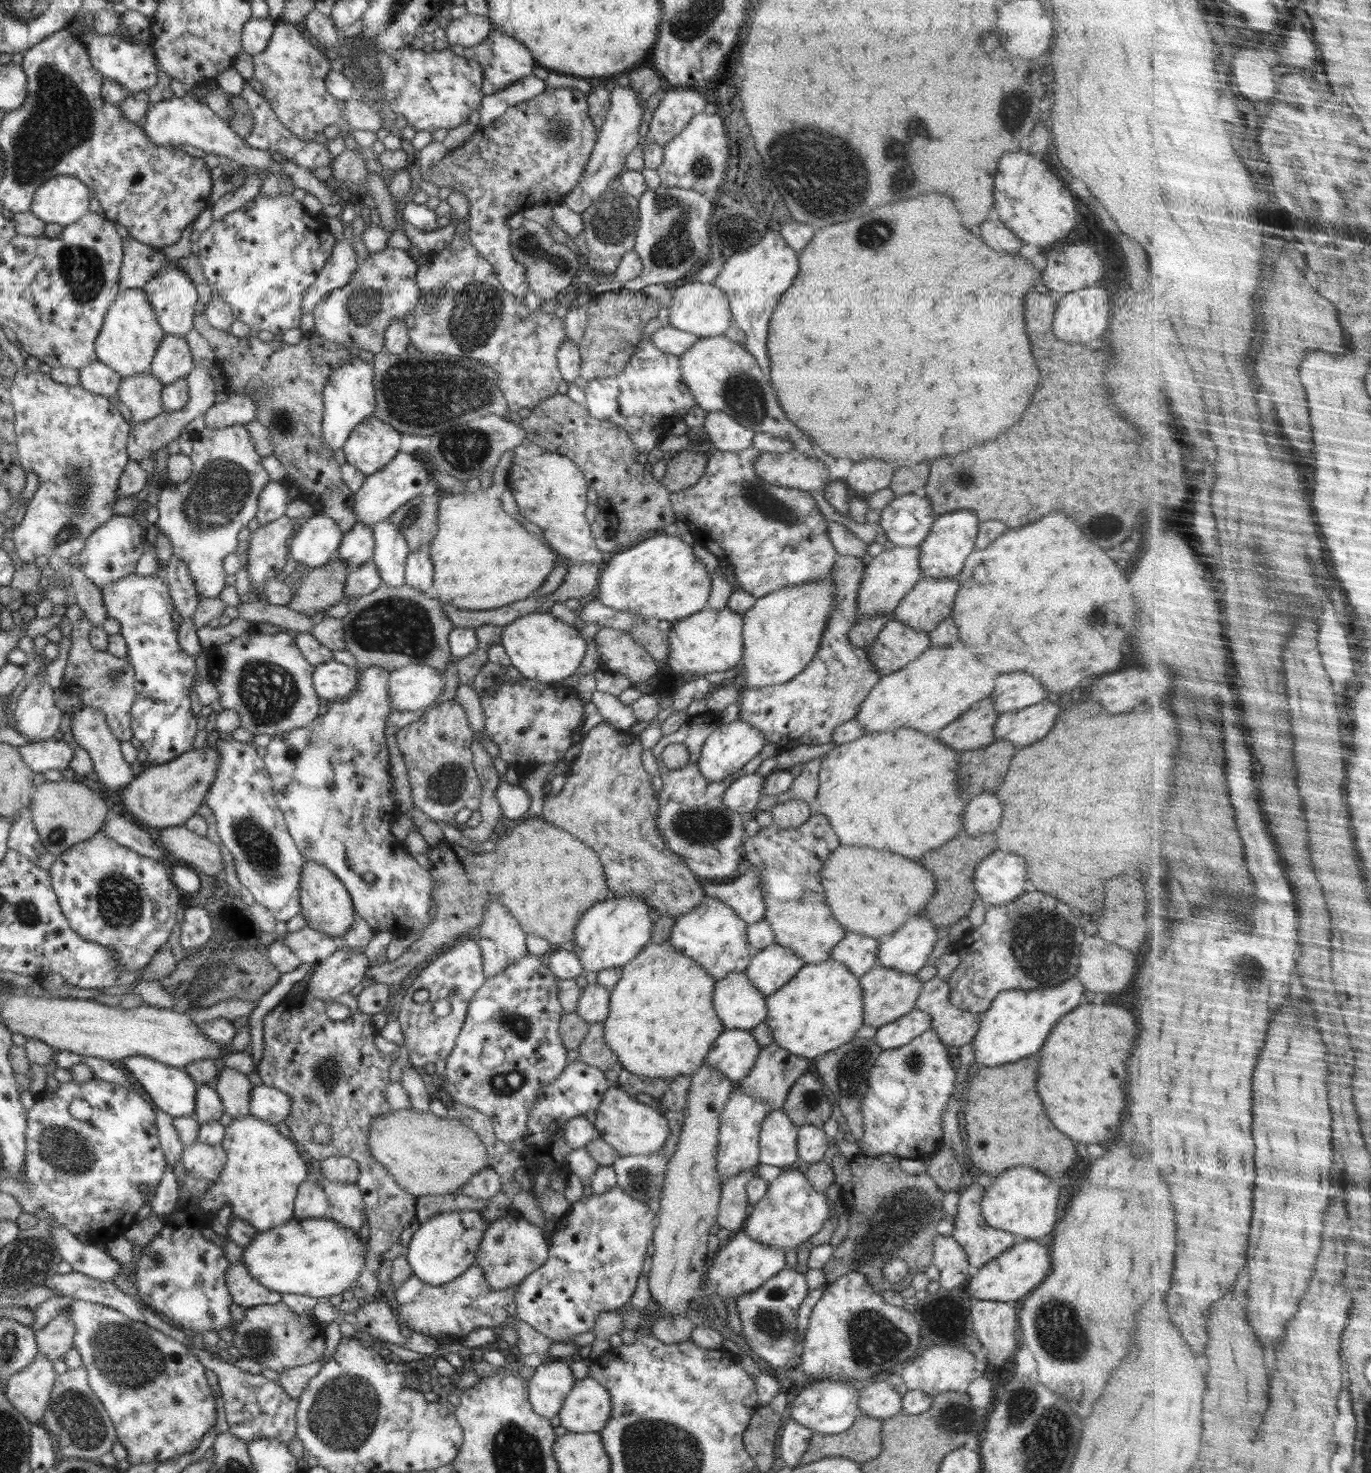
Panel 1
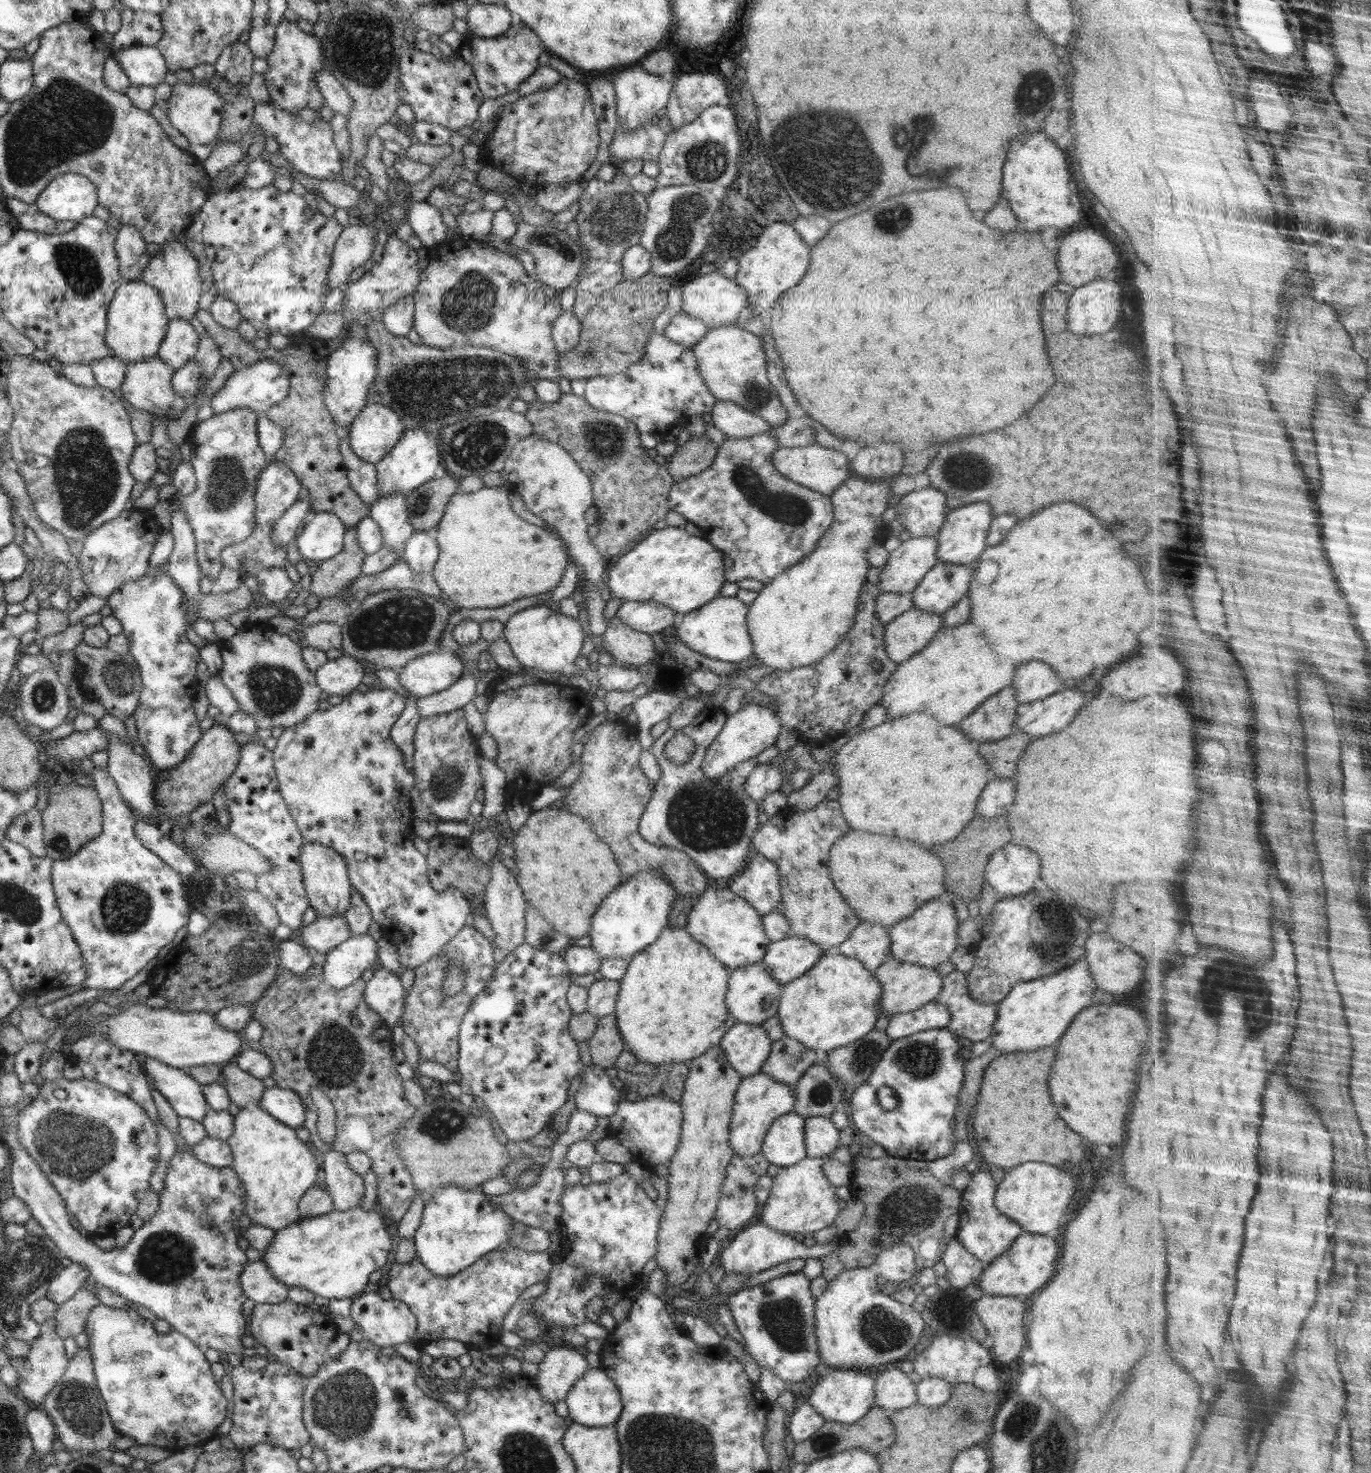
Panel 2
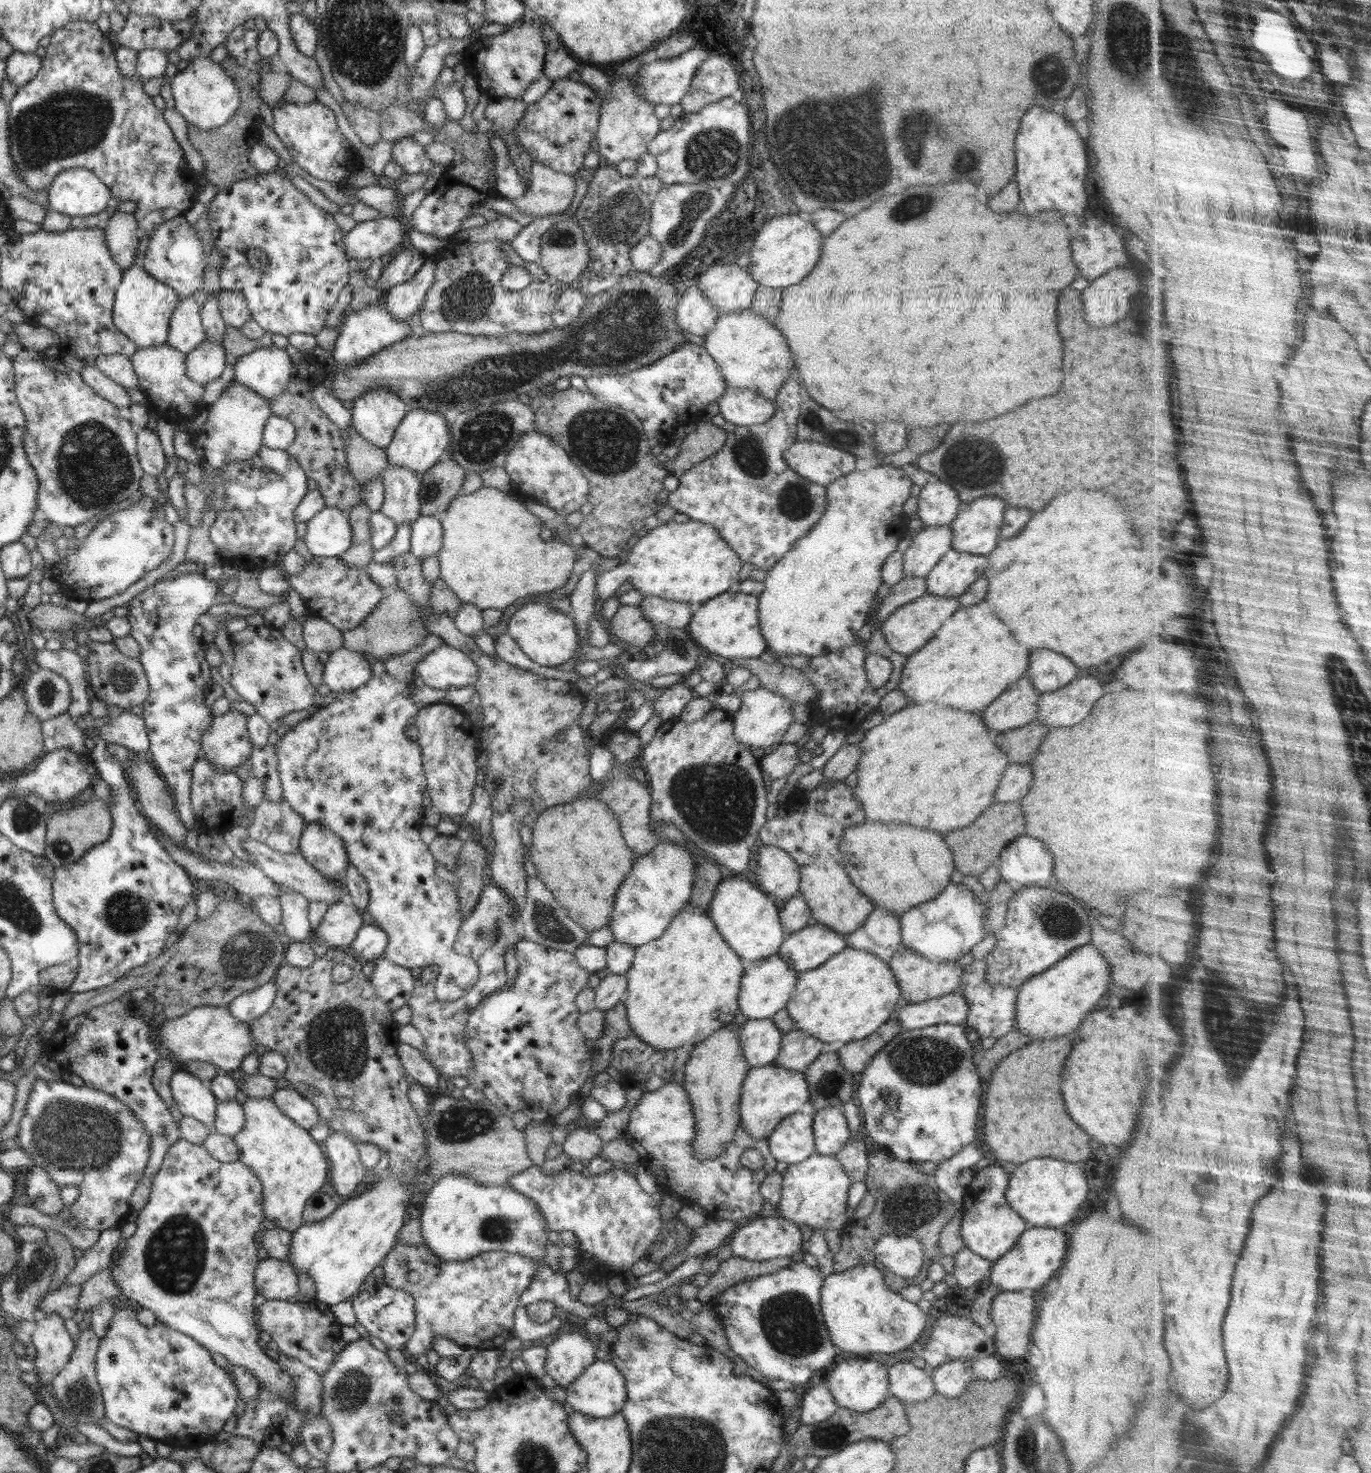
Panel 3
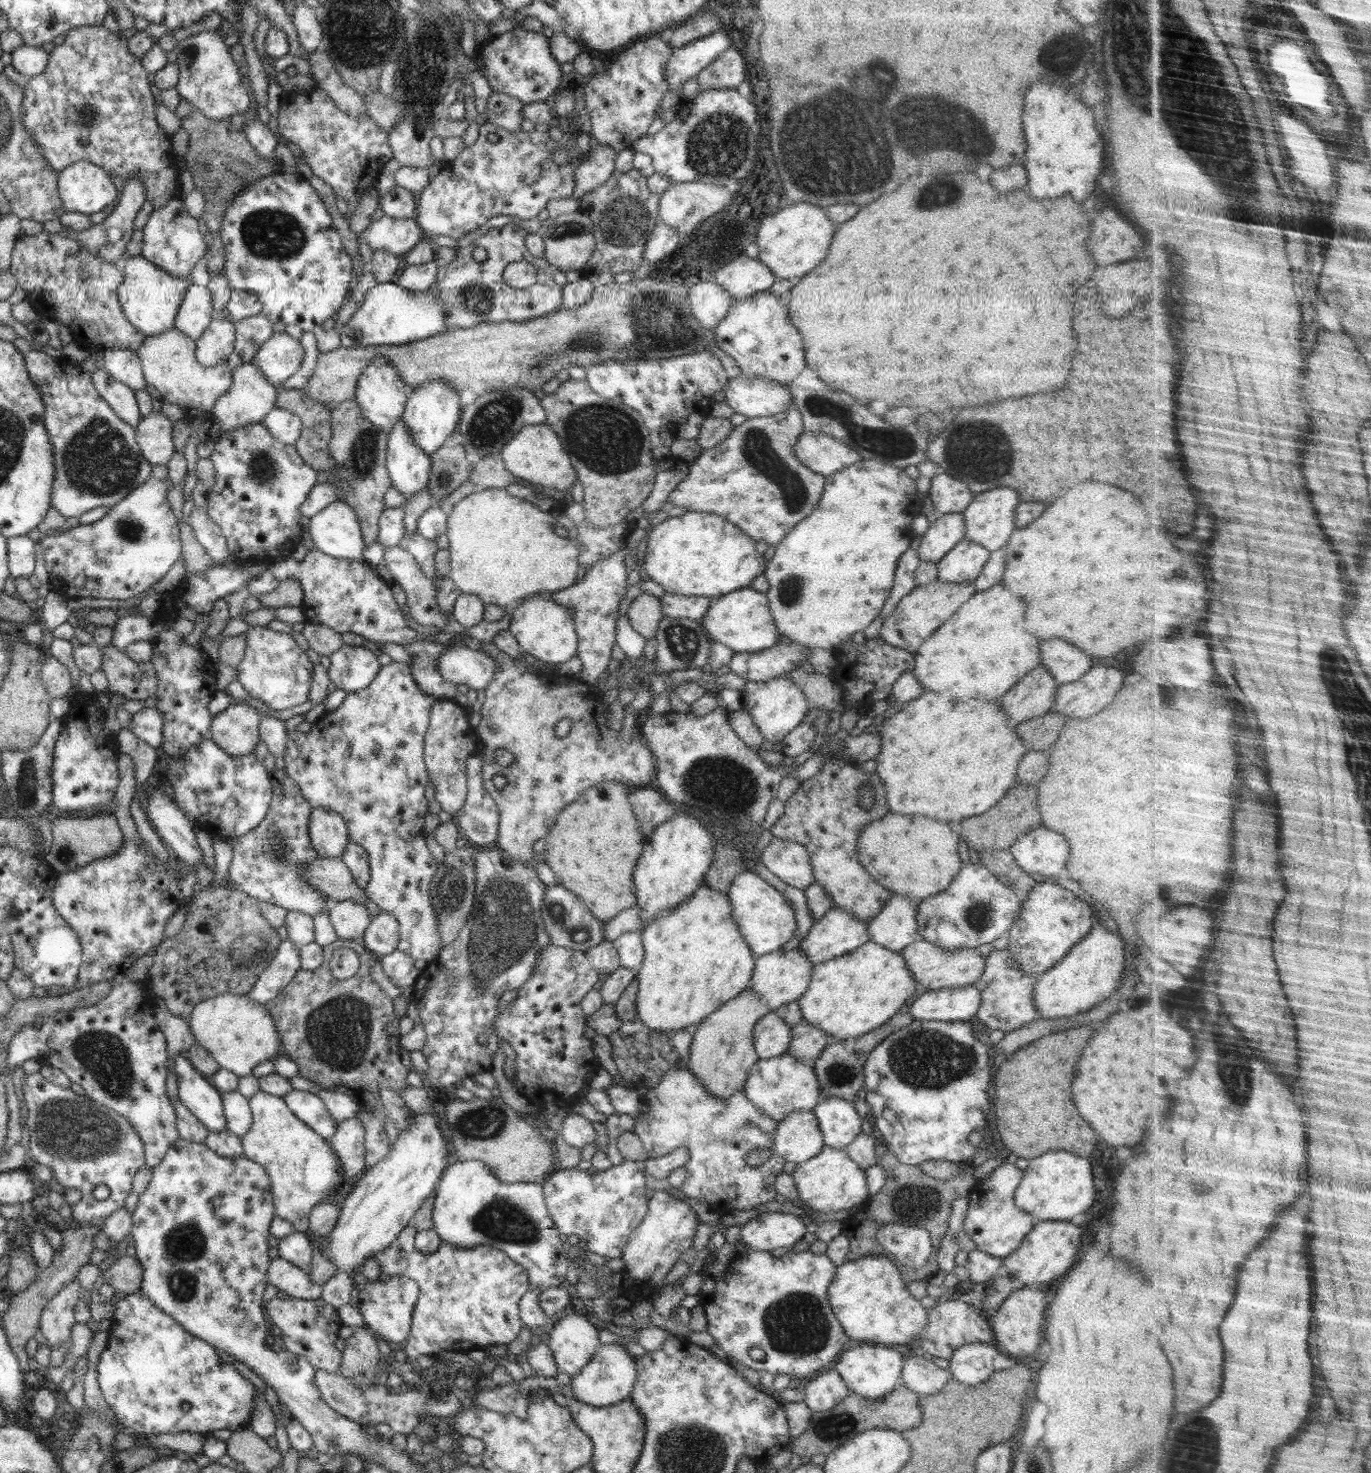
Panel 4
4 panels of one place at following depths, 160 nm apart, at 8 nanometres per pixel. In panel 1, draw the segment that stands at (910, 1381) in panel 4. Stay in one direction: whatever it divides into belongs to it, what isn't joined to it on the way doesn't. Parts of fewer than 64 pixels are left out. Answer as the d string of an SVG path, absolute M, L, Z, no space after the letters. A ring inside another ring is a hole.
M886 1376L876 1378L872 1384L859 1390L860 1402L858 1402L858 1407L860 1407L860 1411L862 1411L863 1414L871 1416L872 1418L879 1418L883 1421L903 1411L902 1391L902 1389L894 1389L894 1387L888 1383Z

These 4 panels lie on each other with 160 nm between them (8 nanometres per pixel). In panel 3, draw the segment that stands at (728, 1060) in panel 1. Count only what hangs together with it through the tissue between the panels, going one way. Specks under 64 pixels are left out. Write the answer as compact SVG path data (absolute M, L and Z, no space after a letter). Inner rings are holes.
M748 1019L738 1029L739 1043L750 1069L773 1064L780 1052L783 1031L773 1019Z

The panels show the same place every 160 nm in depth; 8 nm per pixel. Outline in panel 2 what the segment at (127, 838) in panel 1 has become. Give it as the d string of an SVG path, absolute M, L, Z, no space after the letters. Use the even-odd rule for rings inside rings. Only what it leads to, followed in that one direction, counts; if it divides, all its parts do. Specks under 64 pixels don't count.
M138 821L134 834L140 838L144 847L156 854L174 871L181 875L196 875L198 866L194 862L193 854L182 847L176 839L170 839L165 833L165 827Z

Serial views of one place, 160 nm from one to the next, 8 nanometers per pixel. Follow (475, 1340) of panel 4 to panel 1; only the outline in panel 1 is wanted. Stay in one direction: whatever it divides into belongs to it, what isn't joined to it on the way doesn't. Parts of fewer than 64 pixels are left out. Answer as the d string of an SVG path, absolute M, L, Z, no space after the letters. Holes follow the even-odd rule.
M472 1266L460 1274L460 1277L438 1286L428 1285L412 1274L395 1289L394 1298L400 1316L410 1329L434 1337L434 1340L438 1340L440 1336L452 1340L455 1336L458 1339L466 1337L474 1330L490 1328L496 1331L507 1326L510 1322L507 1306L515 1304L518 1288L520 1283L502 1291L494 1291L488 1285L482 1268Z

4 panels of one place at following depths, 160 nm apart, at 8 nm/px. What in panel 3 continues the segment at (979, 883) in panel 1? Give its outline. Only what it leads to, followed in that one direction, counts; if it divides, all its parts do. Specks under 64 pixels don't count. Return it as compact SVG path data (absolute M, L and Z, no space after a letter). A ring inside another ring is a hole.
M1027 834L1013 840L1002 850L998 865L1001 880L1016 889L1035 886L1057 887L1055 882L1052 882L1052 854L1040 840Z

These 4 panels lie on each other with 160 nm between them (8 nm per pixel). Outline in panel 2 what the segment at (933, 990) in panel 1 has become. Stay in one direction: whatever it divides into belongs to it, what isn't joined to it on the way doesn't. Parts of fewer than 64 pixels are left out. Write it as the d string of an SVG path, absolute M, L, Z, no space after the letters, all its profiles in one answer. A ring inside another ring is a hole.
M954 970L943 977L940 994L935 998L950 1011L952 1018L945 1026L956 1037L980 1042L991 1036L997 1017L996 1002L976 1002L968 988L967 973Z

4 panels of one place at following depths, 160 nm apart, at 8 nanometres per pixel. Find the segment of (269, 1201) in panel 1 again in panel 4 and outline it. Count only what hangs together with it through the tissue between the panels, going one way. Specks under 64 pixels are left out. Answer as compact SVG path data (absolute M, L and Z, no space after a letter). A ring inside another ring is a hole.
M259 1090L249 1098L249 1105L253 1121L250 1130L241 1136L243 1156L261 1164L268 1173L272 1185L275 1216L288 1220L294 1226L294 1230L304 1233L309 1229L309 1214L312 1208L326 1198L330 1190L334 1191L334 1188L344 1181L342 1165L328 1140L296 1118L283 1097Z

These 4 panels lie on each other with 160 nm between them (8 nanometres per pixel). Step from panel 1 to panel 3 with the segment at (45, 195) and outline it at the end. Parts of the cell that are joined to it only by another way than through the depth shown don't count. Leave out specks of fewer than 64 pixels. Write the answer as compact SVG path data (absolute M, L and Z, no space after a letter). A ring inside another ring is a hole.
M80 167L56 175L47 191L49 208L70 217L97 215L114 200L91 170Z

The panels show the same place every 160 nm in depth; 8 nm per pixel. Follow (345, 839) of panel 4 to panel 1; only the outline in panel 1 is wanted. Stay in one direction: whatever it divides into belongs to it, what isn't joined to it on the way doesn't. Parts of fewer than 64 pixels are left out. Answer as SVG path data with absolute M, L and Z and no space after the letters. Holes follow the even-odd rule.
M305 863L301 872L299 901L306 925L340 941L342 935L354 923L355 908L342 881L328 868L316 863Z

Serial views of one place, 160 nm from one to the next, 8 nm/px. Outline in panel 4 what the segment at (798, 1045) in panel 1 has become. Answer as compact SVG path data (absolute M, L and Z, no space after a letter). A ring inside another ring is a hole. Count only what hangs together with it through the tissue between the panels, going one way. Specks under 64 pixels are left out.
M869 940L849 953L815 964L810 984L797 1003L800 1005L803 1020L810 1026L820 1028L829 1036L836 1036L844 1041L862 1036L890 1020L916 992L916 988L918 983L908 970L901 951L890 950Z

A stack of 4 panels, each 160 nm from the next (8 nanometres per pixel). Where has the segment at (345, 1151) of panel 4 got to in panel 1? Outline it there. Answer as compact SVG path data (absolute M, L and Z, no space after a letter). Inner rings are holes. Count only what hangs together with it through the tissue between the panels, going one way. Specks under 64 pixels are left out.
M327 1178L324 1179L323 1184L329 1202L324 1217L359 1232L366 1216L365 1204L358 1185L355 1182L336 1182Z

